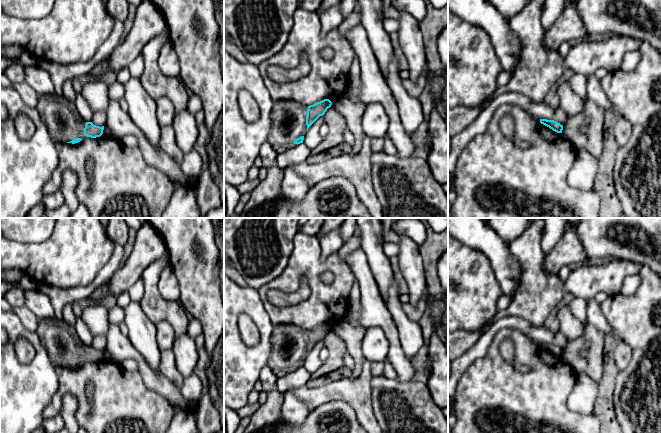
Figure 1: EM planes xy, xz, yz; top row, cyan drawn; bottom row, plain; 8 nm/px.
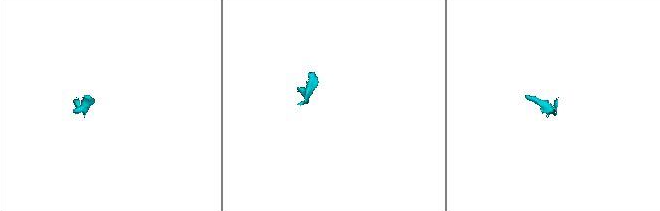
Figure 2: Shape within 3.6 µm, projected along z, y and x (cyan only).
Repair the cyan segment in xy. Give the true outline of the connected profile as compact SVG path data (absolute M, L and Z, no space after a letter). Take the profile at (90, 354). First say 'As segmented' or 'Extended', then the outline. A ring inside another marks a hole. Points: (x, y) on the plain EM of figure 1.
Extended. M55 317L41 321L36 333L54 367L75 368L82 364L82 359L96 362L103 358L104 350L85 346L78 338L74 327Z

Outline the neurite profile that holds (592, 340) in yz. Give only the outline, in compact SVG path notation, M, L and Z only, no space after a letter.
M587 325L581 337L568 342L562 358L575 373L585 372L599 383L603 376L604 338L605 334Z

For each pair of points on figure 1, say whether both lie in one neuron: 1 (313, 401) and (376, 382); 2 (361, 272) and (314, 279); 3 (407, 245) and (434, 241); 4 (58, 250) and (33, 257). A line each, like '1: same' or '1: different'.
1: different
2: different
3: different
4: same

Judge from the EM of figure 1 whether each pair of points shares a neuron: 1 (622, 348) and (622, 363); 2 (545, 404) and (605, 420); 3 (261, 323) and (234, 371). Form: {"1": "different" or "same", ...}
{"1": "same", "2": "different", "3": "same"}

